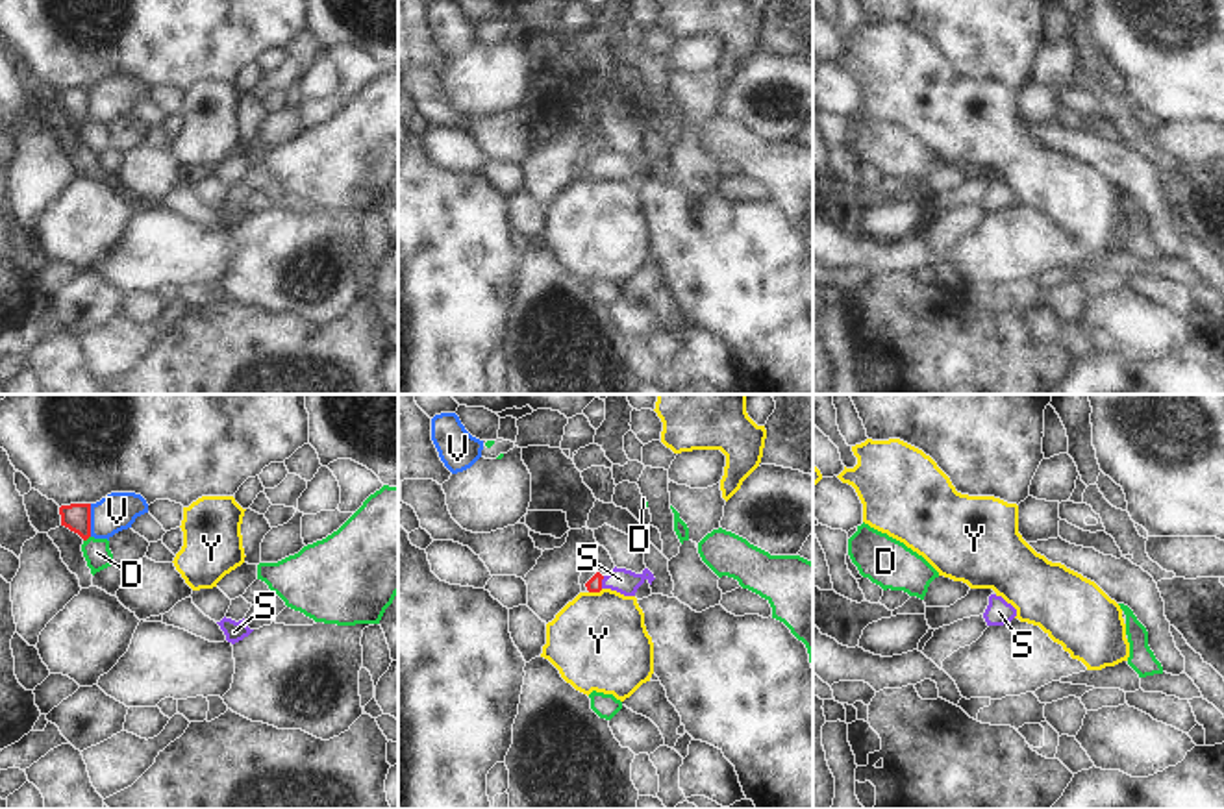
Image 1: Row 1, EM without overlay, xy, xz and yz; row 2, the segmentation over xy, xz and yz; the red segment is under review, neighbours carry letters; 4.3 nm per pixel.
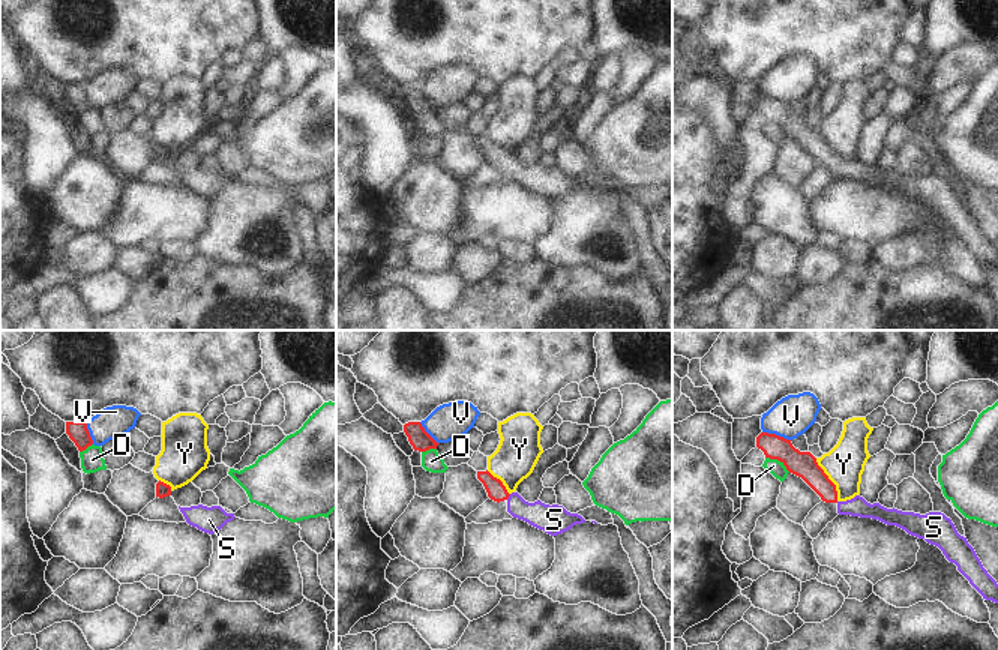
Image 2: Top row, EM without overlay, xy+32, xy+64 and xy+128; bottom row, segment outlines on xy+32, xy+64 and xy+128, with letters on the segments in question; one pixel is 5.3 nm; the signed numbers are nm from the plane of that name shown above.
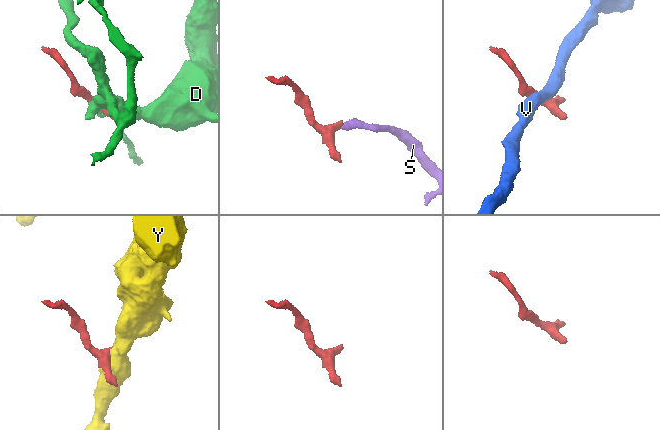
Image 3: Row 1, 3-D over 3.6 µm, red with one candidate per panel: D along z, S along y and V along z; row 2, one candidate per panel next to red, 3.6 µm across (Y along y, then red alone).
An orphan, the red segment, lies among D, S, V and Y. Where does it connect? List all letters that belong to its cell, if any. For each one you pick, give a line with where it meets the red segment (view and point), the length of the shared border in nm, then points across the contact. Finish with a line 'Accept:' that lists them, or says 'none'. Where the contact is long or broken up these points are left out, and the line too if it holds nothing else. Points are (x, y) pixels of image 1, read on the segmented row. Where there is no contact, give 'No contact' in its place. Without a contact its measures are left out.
S: Touches red at xz (600, 582). Shared border 60 nm. Path across: xz (595, 584), (600, 582), (621, 580)
Accept: S.

